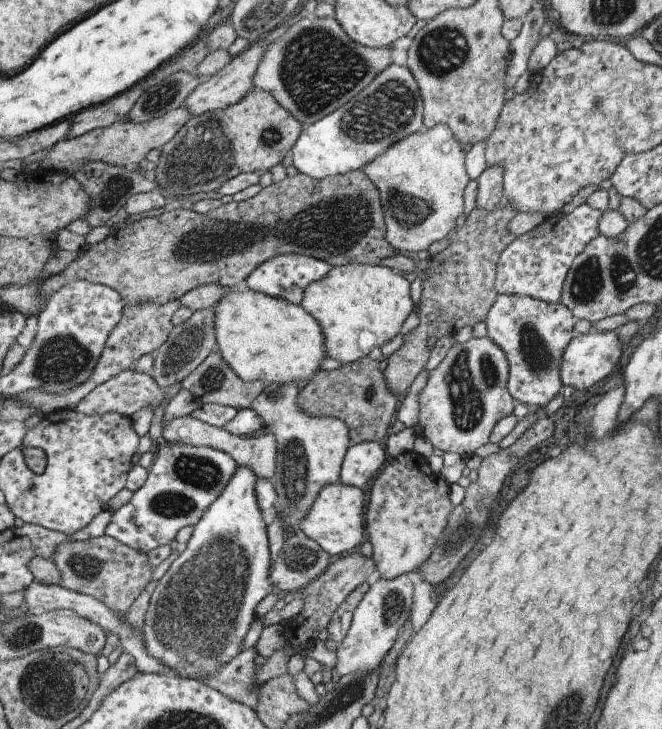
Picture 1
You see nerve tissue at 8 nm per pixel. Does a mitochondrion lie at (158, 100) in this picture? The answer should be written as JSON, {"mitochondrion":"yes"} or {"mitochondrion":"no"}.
{"mitochondrion":"yes"}

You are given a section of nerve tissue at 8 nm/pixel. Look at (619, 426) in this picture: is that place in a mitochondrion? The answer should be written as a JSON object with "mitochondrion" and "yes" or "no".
{"mitochondrion":"no"}

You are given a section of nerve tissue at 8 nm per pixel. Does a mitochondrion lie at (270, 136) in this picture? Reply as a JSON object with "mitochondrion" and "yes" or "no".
{"mitochondrion":"yes"}

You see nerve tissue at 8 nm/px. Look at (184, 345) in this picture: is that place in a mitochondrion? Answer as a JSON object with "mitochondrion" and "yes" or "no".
{"mitochondrion":"yes"}

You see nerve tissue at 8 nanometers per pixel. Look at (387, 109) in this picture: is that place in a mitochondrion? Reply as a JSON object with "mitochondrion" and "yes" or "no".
{"mitochondrion":"yes"}

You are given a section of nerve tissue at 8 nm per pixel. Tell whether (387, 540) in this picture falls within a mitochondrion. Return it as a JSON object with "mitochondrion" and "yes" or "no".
{"mitochondrion":"no"}

